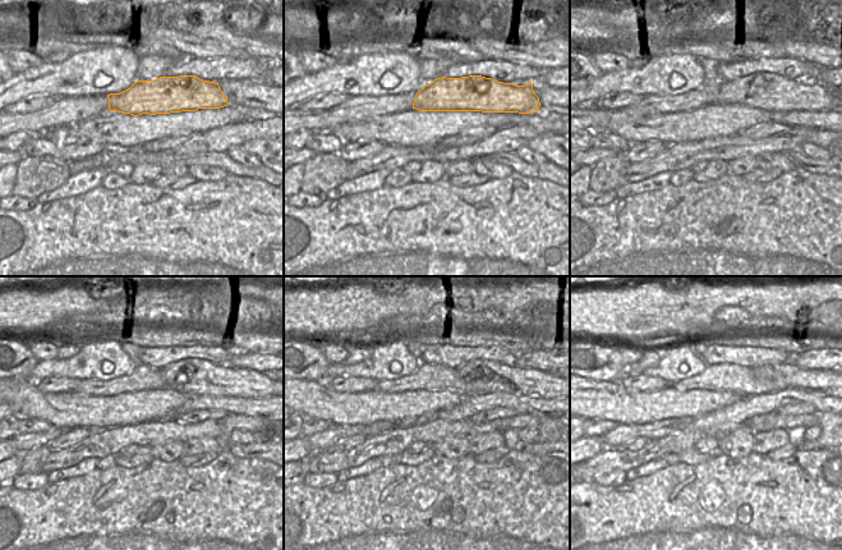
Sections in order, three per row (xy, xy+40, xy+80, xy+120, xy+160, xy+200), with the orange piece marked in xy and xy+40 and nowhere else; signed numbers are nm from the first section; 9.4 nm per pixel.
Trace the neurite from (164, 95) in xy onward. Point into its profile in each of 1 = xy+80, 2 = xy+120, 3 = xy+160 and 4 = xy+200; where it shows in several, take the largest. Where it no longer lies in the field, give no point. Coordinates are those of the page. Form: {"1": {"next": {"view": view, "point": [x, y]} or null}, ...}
{"1": {"next": {"view": "xy+80", "point": [774, 94]}}, "2": {"next": {"view": "xy+120", "point": [192, 376]}}, "3": {"next": {"view": "xy+160", "point": [482, 376]}}, "4": {"next": {"view": "xy+200", "point": [777, 376]}}}

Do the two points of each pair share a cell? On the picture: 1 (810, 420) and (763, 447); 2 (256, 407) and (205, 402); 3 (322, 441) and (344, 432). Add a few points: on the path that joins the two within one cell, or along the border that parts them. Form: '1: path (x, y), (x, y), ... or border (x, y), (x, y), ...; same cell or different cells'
1: border (787, 429), (762, 430), (758, 434); different cells
2: path (243, 406), (217, 403); same cell
3: path (327, 439), (339, 432); same cell

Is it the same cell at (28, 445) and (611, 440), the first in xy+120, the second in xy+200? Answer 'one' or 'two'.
one

